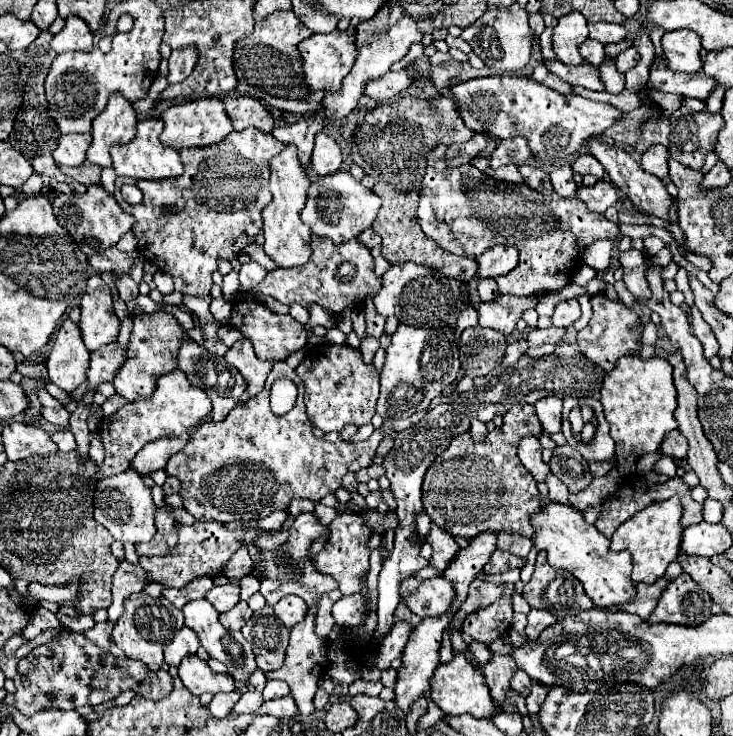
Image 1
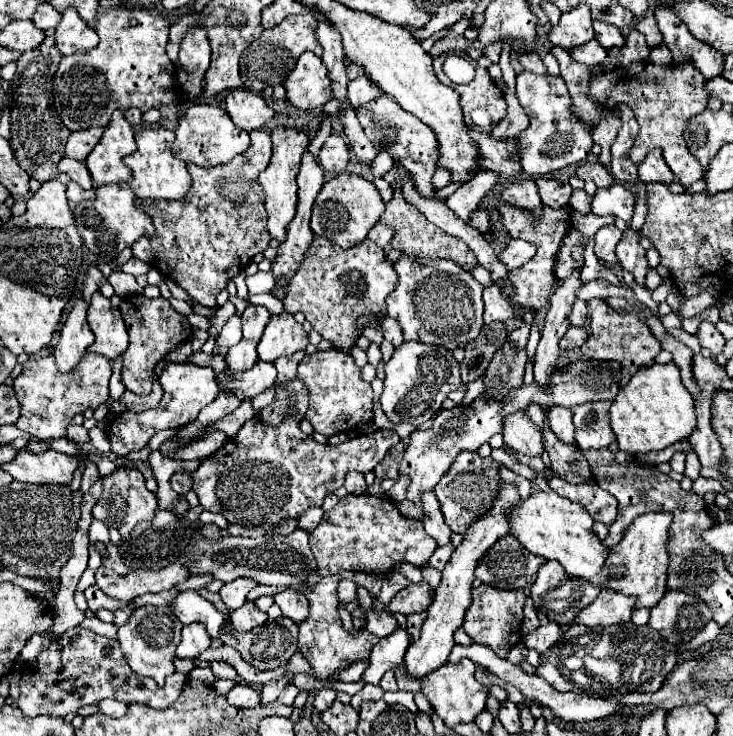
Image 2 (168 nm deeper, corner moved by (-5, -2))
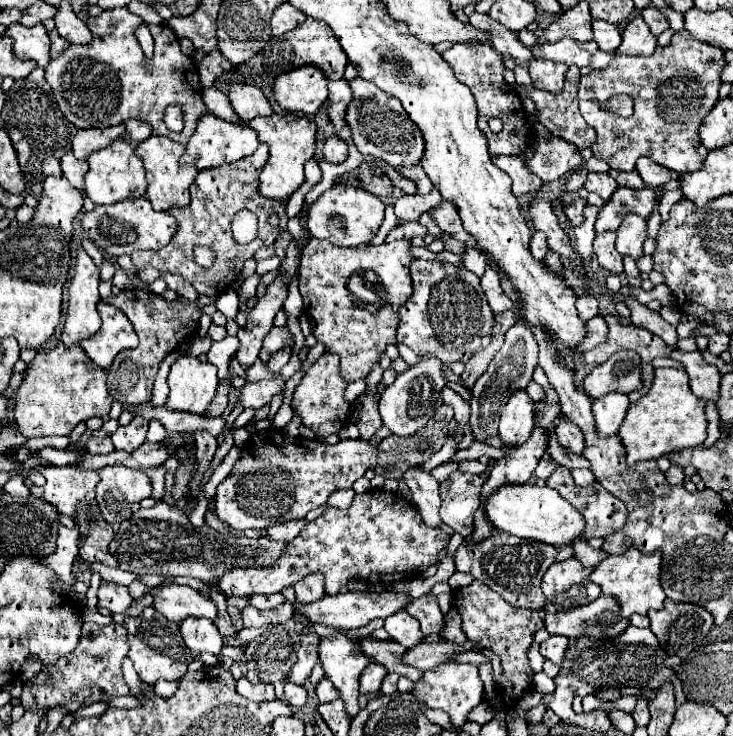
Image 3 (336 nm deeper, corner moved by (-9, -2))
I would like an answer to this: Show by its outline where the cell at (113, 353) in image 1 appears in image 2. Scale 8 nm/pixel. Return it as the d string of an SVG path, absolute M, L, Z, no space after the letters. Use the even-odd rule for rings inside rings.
M95 353L83 355L81 363L69 375L57 371L53 355L47 355L43 359L29 359L13 383L13 389L21 403L21 417L17 421L17 427L35 435L37 439L65 437L65 427L77 413L83 413L85 409L97 409L99 403L109 399L109 377L111 361Z

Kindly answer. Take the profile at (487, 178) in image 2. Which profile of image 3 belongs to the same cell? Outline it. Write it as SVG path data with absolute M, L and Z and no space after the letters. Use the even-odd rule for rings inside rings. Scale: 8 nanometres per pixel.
M441 201L437 207L429 209L429 215L433 217L433 221L437 223L437 227L443 233L449 233L451 237L459 239L461 243L467 243L471 239L471 235L465 233L463 225L461 225L461 219L459 219L459 213L457 213L455 205L451 205L447 201Z

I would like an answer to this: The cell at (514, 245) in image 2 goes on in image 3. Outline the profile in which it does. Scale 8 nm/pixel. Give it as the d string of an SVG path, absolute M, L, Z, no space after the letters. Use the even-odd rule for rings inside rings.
M535 231L533 237L531 237L531 253L535 259L543 259L545 253L547 253L547 235L543 231Z

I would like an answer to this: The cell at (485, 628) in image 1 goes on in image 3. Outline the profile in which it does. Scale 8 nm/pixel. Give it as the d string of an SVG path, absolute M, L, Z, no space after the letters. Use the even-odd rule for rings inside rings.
M473 581L467 587L455 591L455 607L463 619L463 633L467 639L483 649L491 649L501 659L501 681L495 683L495 693L505 707L515 707L517 701L533 689L533 669L529 665L527 651L533 643L533 635L543 627L543 619L537 611L511 607L501 595L491 591L485 583Z

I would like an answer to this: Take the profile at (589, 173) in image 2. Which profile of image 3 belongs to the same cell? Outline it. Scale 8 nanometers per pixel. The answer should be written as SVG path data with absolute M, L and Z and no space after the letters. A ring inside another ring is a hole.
M589 173L583 185L587 191L597 193L603 201L609 201L617 189L617 181L609 173Z

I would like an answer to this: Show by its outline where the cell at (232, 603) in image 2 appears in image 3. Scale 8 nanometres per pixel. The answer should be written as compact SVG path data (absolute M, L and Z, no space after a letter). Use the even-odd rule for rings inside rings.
M379 489L379 499L369 491L355 495L349 509L327 507L321 517L307 523L301 533L287 543L281 557L283 561L277 561L273 567L235 567L219 579L219 587L229 597L249 597L253 593L271 595L295 585L313 571L325 575L327 595L337 595L351 579L391 585L401 579L419 577L437 561L437 555L447 543L449 535L439 527L427 527L411 501L399 493L393 495Z

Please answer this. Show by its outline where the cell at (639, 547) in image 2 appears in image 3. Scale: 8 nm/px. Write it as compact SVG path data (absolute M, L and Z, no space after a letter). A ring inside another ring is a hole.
M631 547L623 555L609 555L603 563L599 563L593 569L589 579L601 587L603 595L613 597L621 607L621 615L625 619L629 619L633 613L647 615L649 609L663 609L665 593L659 583L659 573L661 573L661 555L659 553L643 555L641 551Z

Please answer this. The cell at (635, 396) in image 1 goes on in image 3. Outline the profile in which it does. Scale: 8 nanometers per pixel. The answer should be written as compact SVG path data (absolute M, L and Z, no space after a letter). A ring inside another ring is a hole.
M655 369L655 381L647 395L631 403L627 417L619 429L619 437L627 449L627 465L637 461L659 459L669 453L697 447L707 437L707 417L703 399L697 399L687 383L683 369Z

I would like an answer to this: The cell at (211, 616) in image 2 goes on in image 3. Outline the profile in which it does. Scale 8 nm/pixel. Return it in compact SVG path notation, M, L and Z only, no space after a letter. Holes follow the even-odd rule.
M161 585L153 587L153 607L169 621L181 623L185 617L217 617L217 607L211 599L187 585Z

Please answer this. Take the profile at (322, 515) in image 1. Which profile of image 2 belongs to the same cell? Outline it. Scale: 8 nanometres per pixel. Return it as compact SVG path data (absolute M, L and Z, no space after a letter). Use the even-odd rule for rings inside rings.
M321 507L307 511L299 517L299 527L305 527L305 531L313 531L323 521L323 515L325 515L325 511Z

